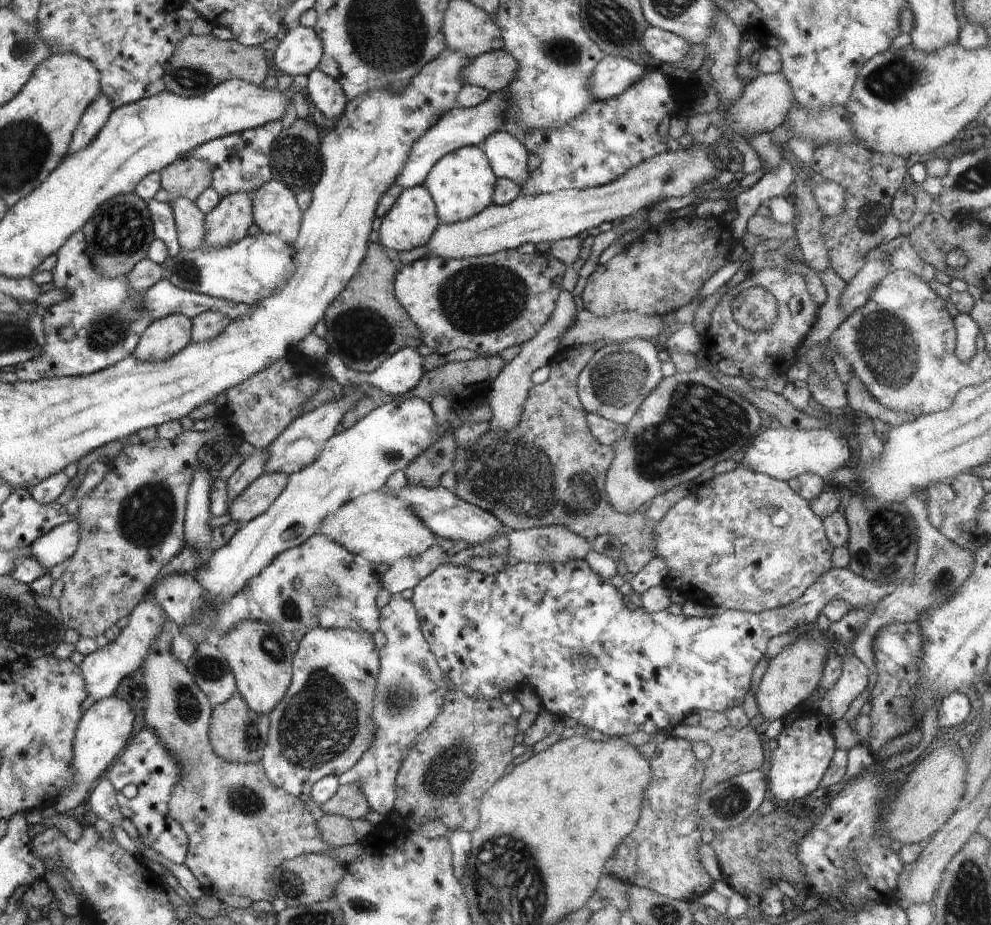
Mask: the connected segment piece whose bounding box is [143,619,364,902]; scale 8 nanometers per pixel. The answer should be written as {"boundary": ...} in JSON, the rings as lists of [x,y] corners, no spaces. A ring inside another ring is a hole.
{"boundary":[[[168,619],[162,628],[162,634],[152,644],[148,658],[144,660],[144,682],[148,699],[146,724],[150,726],[150,730],[155,730],[156,736],[166,746],[166,750],[180,763],[182,776],[180,782],[172,788],[168,811],[187,834],[188,852],[183,864],[198,879],[203,892],[211,896],[220,892],[222,896],[246,896],[255,902],[259,900],[272,902],[277,898],[273,872],[284,860],[304,854],[324,853],[334,856],[341,865],[345,866],[348,862],[360,858],[364,850],[361,843],[330,848],[324,842],[314,817],[306,810],[305,803],[288,794],[280,786],[276,786],[266,776],[260,761],[224,762],[222,758],[216,756],[209,738],[211,712],[214,706],[207,695],[200,690],[186,665],[170,654],[170,642],[180,631],[180,627],[173,620]]]}

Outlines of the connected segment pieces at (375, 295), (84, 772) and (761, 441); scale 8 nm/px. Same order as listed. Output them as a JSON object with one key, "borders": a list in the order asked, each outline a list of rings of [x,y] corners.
{"borders":[[[[370,241],[356,274],[347,282],[340,296],[326,308],[324,324],[327,332],[324,340],[329,352],[336,354],[348,368],[356,372],[374,372],[401,348],[423,344],[418,326],[395,297],[396,274],[396,262],[390,259],[387,250]]],[[[114,695],[98,700],[84,712],[83,721],[79,722],[78,732],[75,734],[72,761],[75,777],[72,778],[72,786],[68,786],[68,790],[64,790],[54,804],[58,813],[70,812],[84,802],[94,780],[113,763],[116,752],[120,752],[126,746],[128,738],[132,736],[132,722],[134,722],[132,710],[124,700],[118,700]]],[[[784,427],[760,431],[749,445],[742,466],[772,478],[788,482],[802,473],[816,474],[828,478],[842,467],[849,464],[852,452],[848,440],[832,428],[814,430],[790,430]]]]}

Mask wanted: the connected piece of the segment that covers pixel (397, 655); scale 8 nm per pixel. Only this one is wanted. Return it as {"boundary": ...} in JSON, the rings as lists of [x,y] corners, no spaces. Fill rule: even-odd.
{"boundary":[[[391,594],[390,602],[380,609],[380,630],[386,636],[386,644],[379,650],[380,668],[376,676],[376,692],[374,708],[372,708],[372,726],[374,726],[372,742],[368,750],[360,756],[360,760],[338,777],[338,784],[353,784],[360,788],[368,806],[388,818],[395,810],[396,784],[395,778],[403,758],[414,746],[417,736],[430,726],[440,714],[444,696],[448,692],[446,681],[440,665],[432,654],[428,642],[420,628],[419,615],[411,601],[404,599],[401,594]]]}

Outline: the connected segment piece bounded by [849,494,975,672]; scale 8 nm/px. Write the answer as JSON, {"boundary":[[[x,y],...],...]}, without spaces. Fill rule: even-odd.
{"boundary":[[[910,494],[904,498],[904,502],[901,504],[906,506],[906,510],[910,512],[912,520],[918,526],[918,556],[913,570],[914,578],[899,582],[894,592],[878,601],[866,626],[860,630],[849,647],[850,653],[861,660],[870,672],[875,670],[872,640],[878,634],[878,630],[892,622],[918,623],[921,620],[920,614],[926,614],[928,610],[952,600],[956,591],[960,590],[960,586],[966,582],[966,578],[972,574],[972,568],[974,568],[975,553],[956,546],[955,542],[948,540],[944,534],[930,524],[927,505],[923,497]]]}

